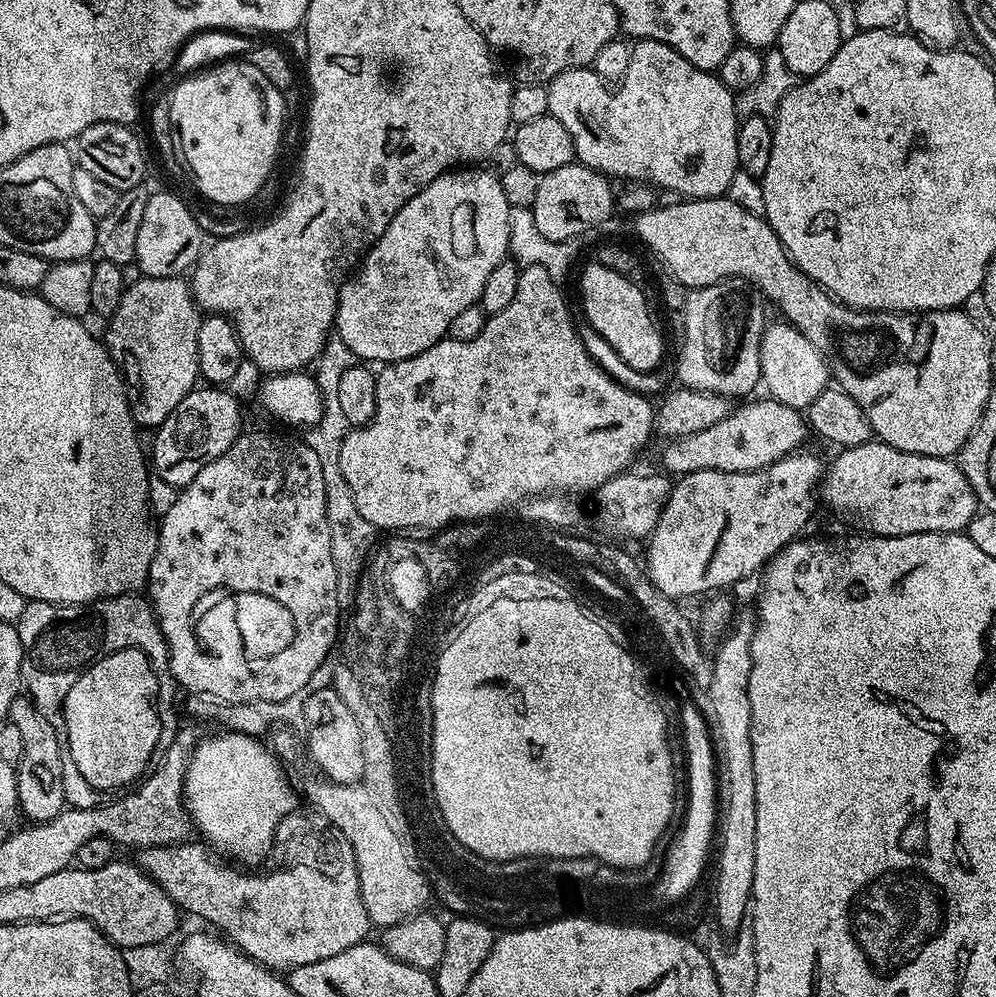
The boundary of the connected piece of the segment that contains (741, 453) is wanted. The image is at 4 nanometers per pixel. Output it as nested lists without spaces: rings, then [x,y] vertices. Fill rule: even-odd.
[[[763,398],[763,399],[764,400],[752,400],[752,399],[749,399],[747,402],[744,402],[744,403],[749,402],[749,404],[744,404],[744,405],[741,406],[741,408],[733,407],[731,409],[731,411],[729,411],[729,414],[728,414],[728,416],[726,418],[722,418],[718,422],[714,422],[714,426],[706,426],[706,430],[698,430],[697,432],[690,433],[688,436],[681,436],[679,438],[669,439],[667,441],[668,445],[666,445],[665,448],[664,448],[664,453],[662,453],[661,456],[660,456],[661,462],[664,463],[664,468],[665,469],[663,468],[663,471],[665,473],[668,473],[668,474],[673,474],[672,472],[676,472],[675,474],[683,474],[685,472],[697,472],[698,470],[718,470],[719,472],[753,472],[754,470],[758,470],[759,468],[768,468],[770,465],[772,465],[774,462],[778,462],[784,456],[789,456],[790,453],[792,453],[794,451],[797,451],[797,449],[799,449],[801,447],[801,445],[803,445],[803,444],[800,444],[800,443],[802,443],[803,440],[804,440],[804,432],[806,433],[806,420],[805,420],[805,417],[803,415],[801,415],[801,413],[799,411],[797,411],[797,409],[791,408],[790,406],[786,406],[782,402],[778,402],[777,400],[774,400],[774,399],[771,399],[771,398]]]

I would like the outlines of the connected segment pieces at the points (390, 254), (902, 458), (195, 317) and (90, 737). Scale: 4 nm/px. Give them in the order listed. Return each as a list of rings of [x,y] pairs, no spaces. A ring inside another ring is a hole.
[[[453,170],[445,172],[394,214],[390,226],[364,255],[362,263],[340,285],[335,335],[360,362],[405,360],[422,354],[448,336],[450,322],[461,310],[473,307],[486,286],[494,266],[509,255],[511,207],[495,171]]]
[[[867,440],[862,446],[839,449],[820,477],[819,499],[832,512],[848,515],[861,524],[865,533],[874,536],[905,536],[923,532],[963,533],[978,514],[978,501],[966,474],[955,459],[903,452],[881,440]]]
[[[145,275],[138,282],[125,287],[122,302],[118,302],[118,310],[114,310],[107,321],[108,329],[102,332],[102,339],[124,378],[132,418],[141,429],[159,428],[162,422],[166,422],[166,418],[170,418],[170,414],[174,414],[174,406],[178,406],[178,402],[182,402],[182,398],[186,398],[186,394],[197,387],[200,376],[198,326],[201,319],[187,279],[179,276],[154,278]]]
[[[124,648],[93,661],[67,692],[63,714],[67,736],[70,738],[71,758],[92,788],[107,792],[115,791],[114,788],[123,789],[135,783],[147,771],[149,758],[161,734],[159,707],[156,703],[158,691],[159,677],[153,661],[137,648]]]

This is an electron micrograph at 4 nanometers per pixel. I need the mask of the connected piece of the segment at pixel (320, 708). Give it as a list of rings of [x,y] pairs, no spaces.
[[[333,687],[309,692],[304,700],[304,732],[308,735],[308,752],[323,775],[335,784],[359,784],[363,778],[364,751],[362,732],[354,718],[354,710]]]

